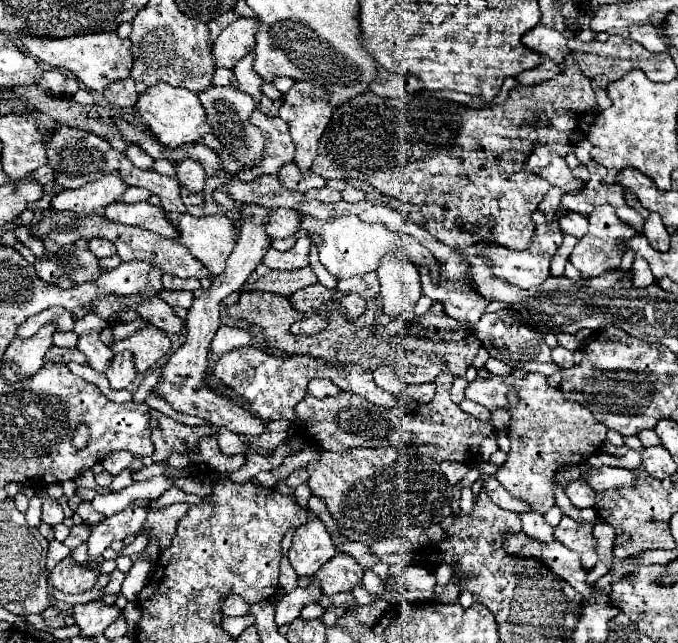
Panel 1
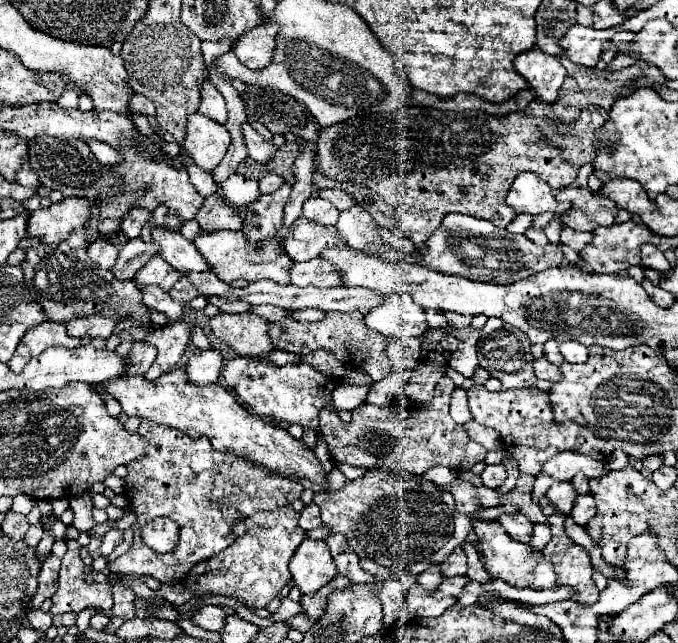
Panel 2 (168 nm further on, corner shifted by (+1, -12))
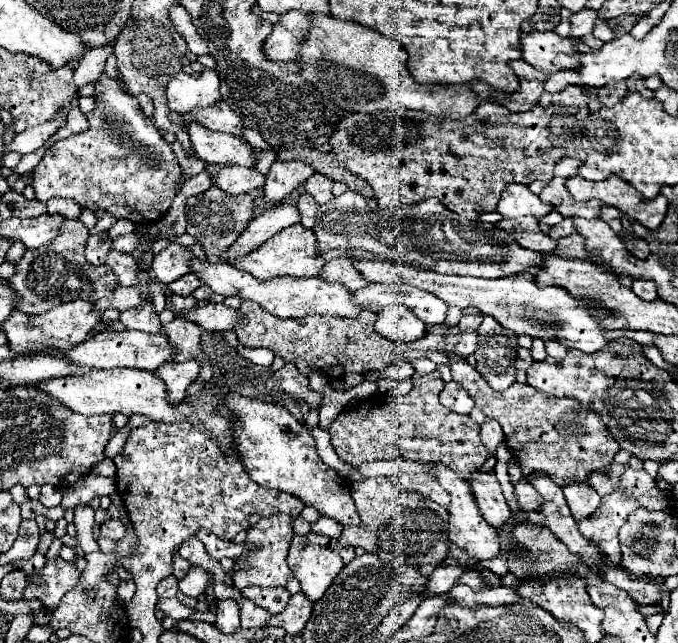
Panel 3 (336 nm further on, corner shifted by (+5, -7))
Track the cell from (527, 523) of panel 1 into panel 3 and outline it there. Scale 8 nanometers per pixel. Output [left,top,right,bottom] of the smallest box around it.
[467,471,513,529]

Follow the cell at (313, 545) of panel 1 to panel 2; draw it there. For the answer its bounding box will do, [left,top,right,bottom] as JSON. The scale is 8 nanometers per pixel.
[289,538,337,594]

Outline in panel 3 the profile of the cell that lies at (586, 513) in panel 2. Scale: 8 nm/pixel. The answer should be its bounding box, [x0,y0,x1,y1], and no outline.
[563,483,599,519]

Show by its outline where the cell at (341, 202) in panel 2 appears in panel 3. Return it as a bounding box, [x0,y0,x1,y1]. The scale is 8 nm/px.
[305,173,333,203]

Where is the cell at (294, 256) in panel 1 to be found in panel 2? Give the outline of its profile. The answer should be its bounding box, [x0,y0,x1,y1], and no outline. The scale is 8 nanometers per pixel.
[291,258,343,288]

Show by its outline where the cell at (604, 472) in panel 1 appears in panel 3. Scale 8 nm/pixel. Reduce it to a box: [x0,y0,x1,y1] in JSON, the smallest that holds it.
[515,479,541,511]

